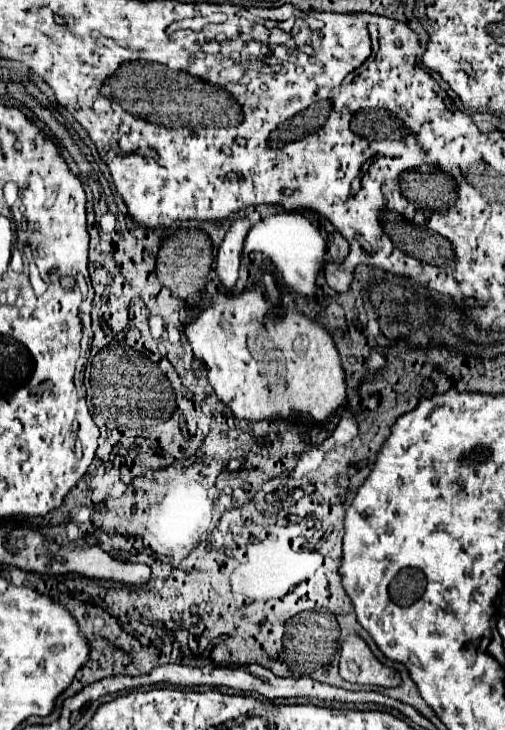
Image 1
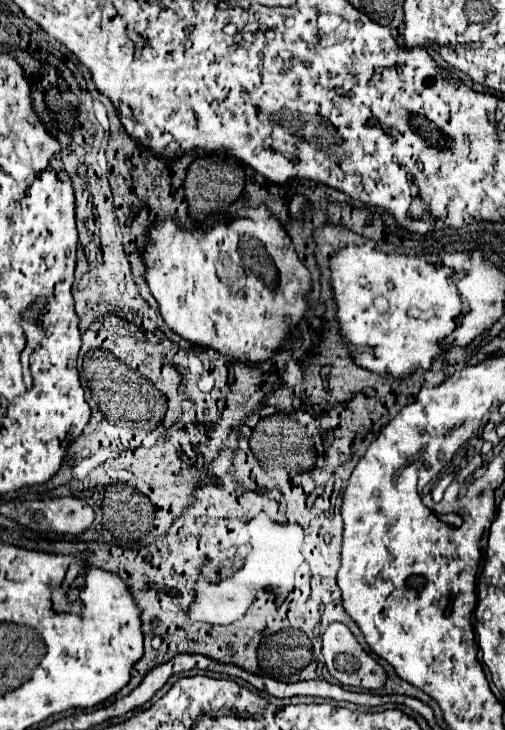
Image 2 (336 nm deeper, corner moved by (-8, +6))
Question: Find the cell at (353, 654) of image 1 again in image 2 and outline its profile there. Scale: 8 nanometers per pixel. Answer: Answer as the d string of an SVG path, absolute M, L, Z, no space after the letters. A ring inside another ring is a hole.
M334 622L324 630L324 634L322 634L322 656L324 656L324 664L330 672L330 676L336 678L338 682L342 682L344 686L360 686L366 690L376 690L376 688L384 686L384 682L386 682L384 668L372 656L368 656L362 650L362 646L356 642L352 632L340 622Z

